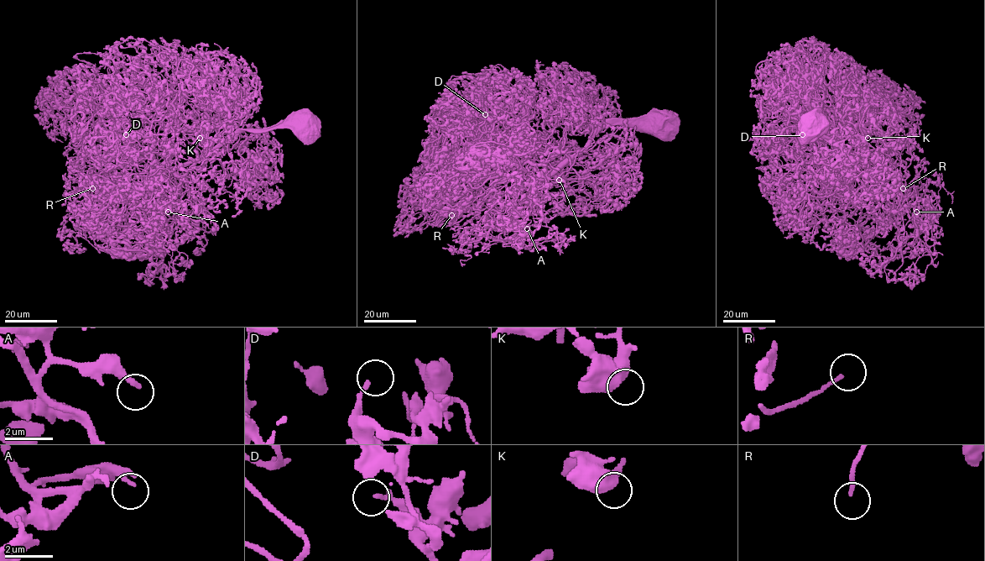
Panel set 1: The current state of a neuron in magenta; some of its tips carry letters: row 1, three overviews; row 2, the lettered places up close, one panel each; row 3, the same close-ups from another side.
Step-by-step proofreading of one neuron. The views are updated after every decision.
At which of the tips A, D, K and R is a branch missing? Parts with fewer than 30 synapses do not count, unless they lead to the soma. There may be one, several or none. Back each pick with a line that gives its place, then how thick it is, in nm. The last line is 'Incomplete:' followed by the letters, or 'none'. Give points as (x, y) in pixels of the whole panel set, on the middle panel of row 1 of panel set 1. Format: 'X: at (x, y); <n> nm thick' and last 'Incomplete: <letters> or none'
R: at (451, 215); 130 nm thick
Incomplete: R

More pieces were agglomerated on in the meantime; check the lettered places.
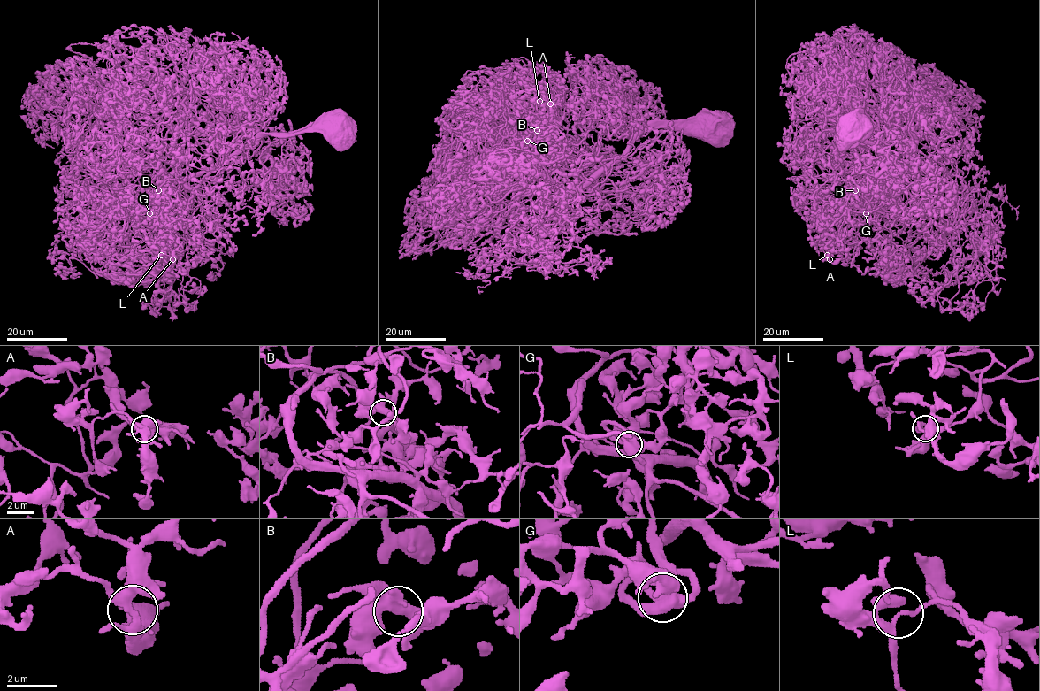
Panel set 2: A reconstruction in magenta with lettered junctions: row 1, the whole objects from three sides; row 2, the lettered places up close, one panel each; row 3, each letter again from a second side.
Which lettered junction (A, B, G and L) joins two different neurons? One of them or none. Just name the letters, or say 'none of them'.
none of them

